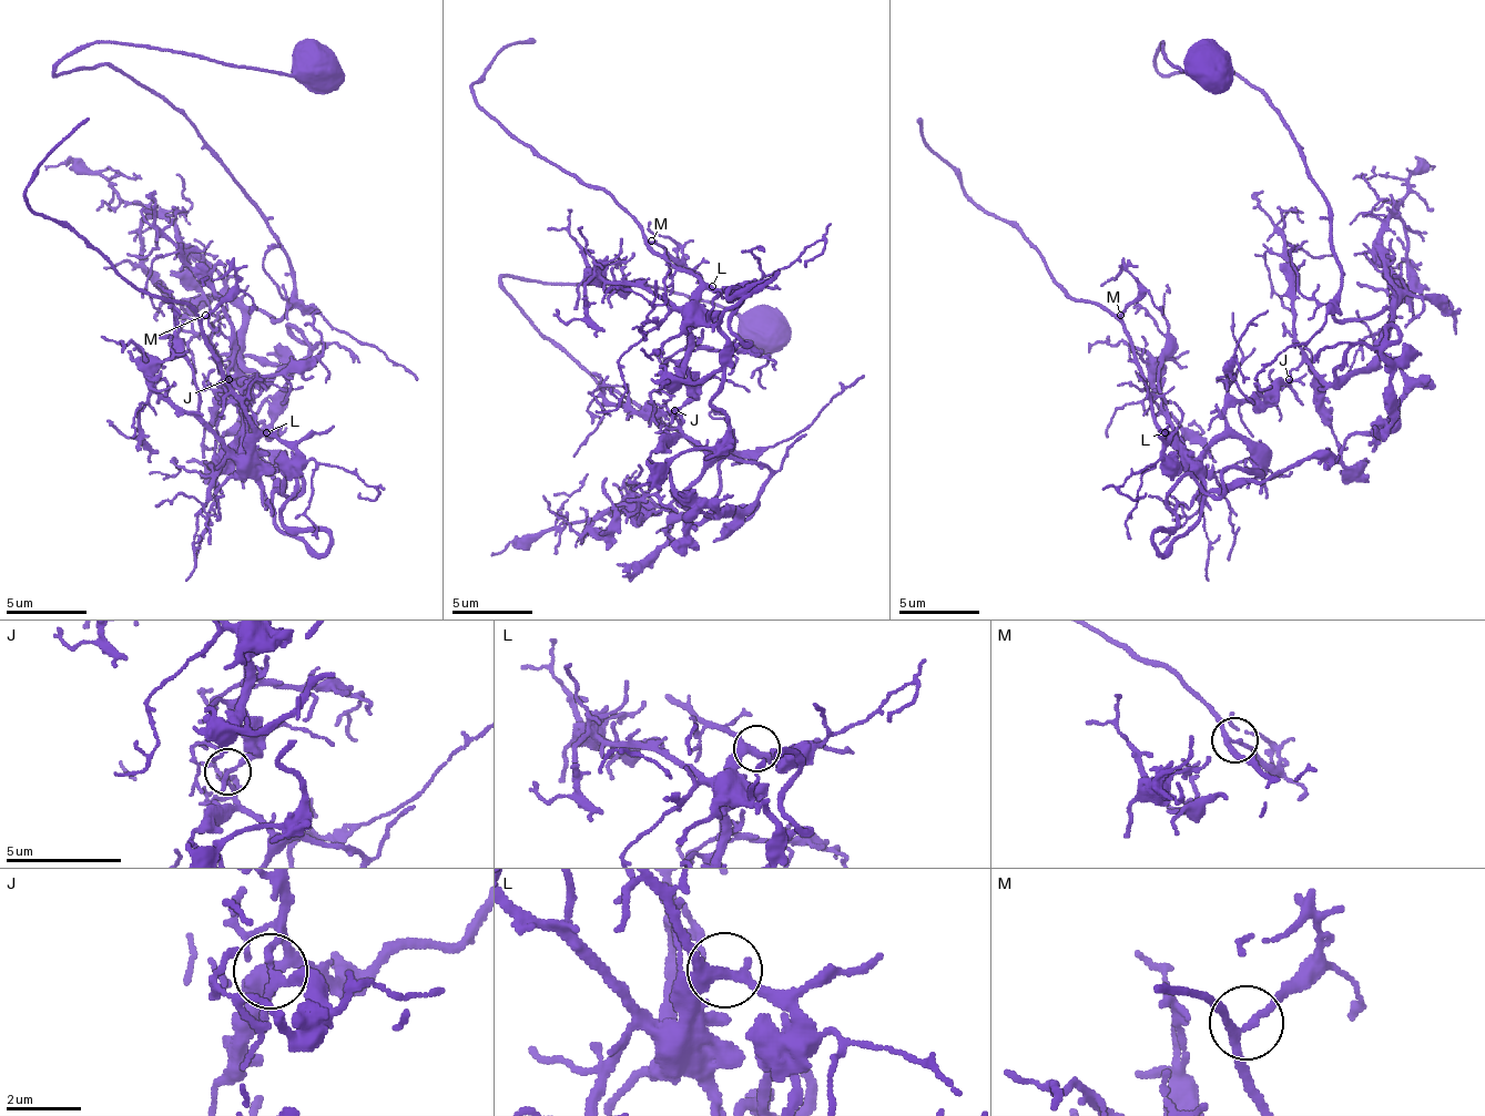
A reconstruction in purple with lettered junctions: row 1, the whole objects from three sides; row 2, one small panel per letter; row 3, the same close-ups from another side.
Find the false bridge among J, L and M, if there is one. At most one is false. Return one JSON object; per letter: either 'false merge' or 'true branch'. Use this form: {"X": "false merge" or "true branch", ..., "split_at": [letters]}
{"J": "false merge", "L": "true branch", "M": "true branch", "split_at": ["J"]}

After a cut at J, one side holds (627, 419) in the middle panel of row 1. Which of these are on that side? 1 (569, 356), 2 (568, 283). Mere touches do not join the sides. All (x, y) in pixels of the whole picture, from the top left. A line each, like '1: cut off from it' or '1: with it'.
1: with it
2: with it

